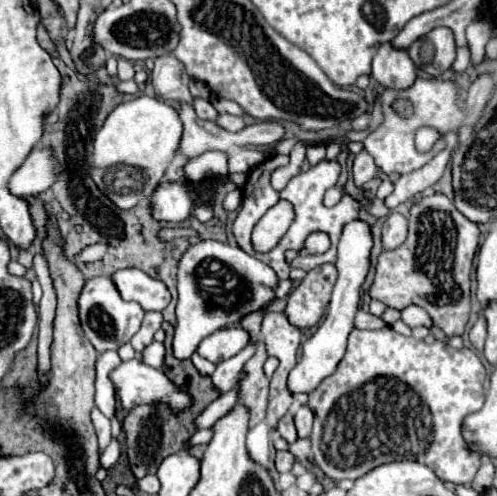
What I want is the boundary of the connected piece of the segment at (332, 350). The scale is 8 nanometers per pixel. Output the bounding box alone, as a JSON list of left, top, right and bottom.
[289,219,373,393]

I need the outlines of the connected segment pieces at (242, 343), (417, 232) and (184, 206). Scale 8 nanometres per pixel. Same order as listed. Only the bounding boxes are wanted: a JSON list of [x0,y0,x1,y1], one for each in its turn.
[[197,327,251,363],[369,193,479,335],[153,183,191,223]]

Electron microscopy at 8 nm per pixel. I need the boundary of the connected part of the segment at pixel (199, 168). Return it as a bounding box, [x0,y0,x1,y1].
[185,151,229,183]

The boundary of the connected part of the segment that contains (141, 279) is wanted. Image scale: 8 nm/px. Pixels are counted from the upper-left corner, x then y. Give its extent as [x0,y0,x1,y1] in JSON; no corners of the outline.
[113,269,171,311]

